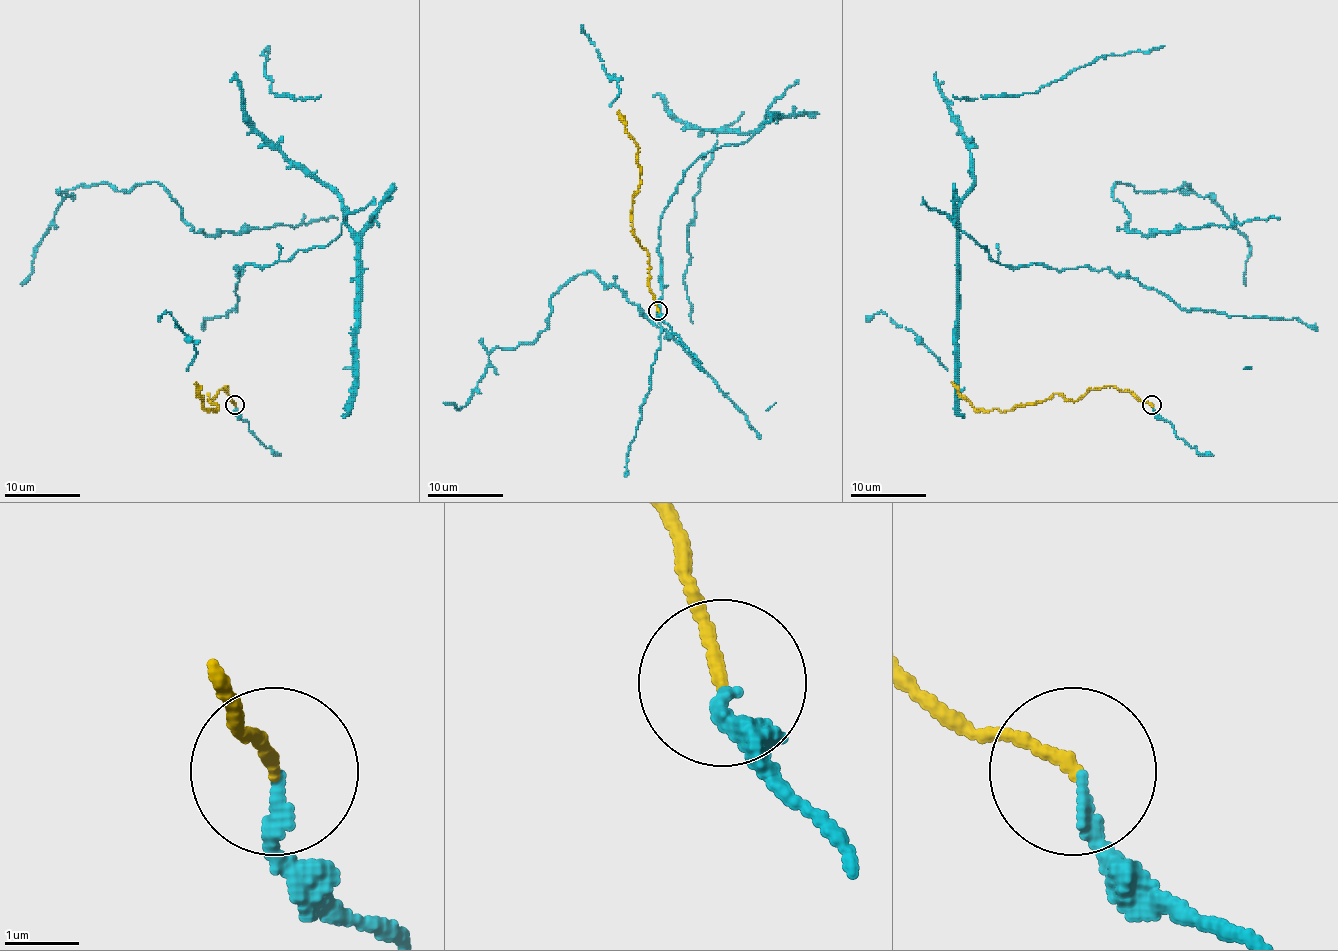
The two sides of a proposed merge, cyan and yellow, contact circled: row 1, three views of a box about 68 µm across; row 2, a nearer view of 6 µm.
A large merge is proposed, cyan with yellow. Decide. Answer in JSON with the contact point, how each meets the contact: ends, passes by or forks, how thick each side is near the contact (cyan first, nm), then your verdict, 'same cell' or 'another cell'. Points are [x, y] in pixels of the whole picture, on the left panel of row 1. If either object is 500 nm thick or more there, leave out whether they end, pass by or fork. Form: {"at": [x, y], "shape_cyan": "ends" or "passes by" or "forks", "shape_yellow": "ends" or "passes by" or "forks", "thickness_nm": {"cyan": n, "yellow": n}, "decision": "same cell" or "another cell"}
{"at": [235, 405], "shape_cyan": "ends", "shape_yellow": "ends", "thickness_nm": {"cyan": 170, "yellow": 160}, "decision": "same cell"}

